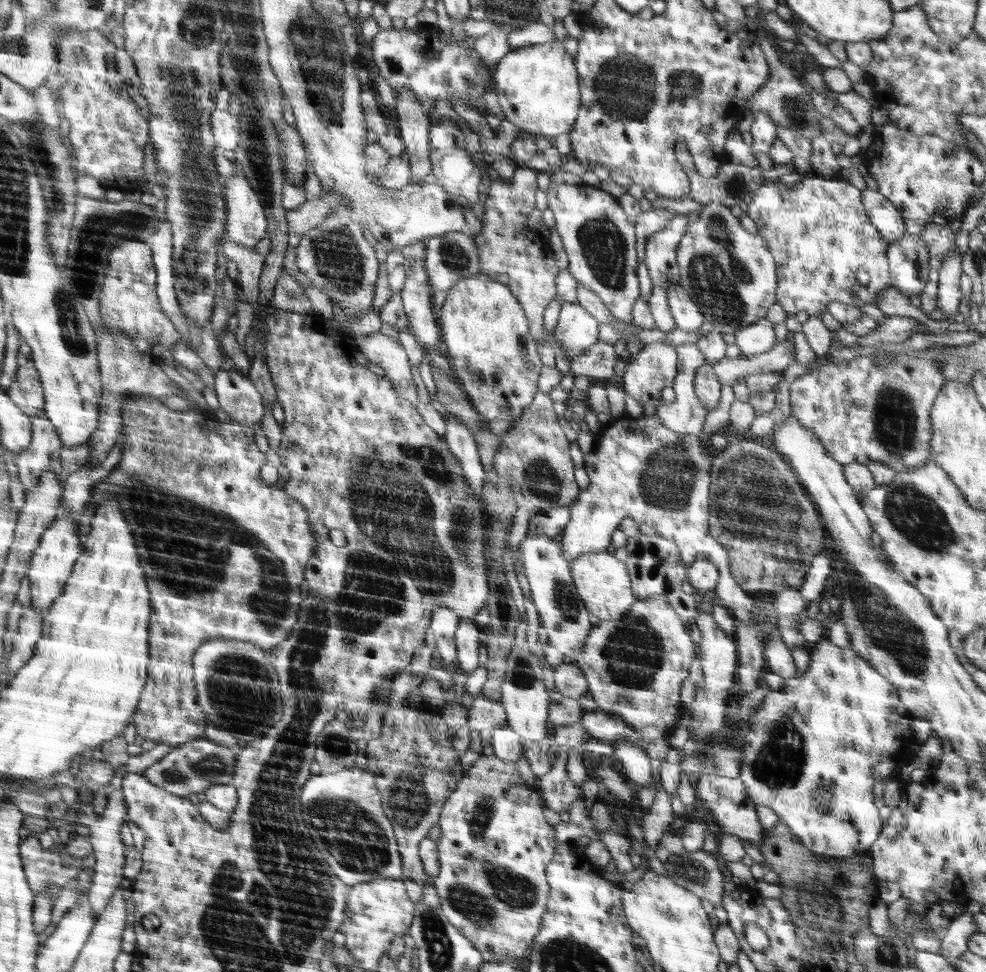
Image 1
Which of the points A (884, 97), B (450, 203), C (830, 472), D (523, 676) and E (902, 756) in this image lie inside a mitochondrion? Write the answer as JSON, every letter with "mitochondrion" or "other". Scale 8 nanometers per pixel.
{"A":"other","B":"other","C":"other","D":"mitochondrion","E":"other"}

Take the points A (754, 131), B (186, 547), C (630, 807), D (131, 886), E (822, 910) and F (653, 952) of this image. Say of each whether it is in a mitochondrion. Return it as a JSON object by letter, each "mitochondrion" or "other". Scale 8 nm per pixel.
{"A":"other","B":"mitochondrion","C":"other","D":"other","E":"mitochondrion","F":"other"}

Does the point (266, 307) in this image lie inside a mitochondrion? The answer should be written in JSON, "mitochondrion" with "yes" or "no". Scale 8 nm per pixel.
{"mitochondrion":"no"}

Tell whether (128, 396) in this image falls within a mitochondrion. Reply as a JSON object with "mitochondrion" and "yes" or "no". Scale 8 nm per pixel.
{"mitochondrion":"no"}

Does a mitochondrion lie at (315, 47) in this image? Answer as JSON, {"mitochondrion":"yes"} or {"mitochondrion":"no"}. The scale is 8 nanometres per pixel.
{"mitochondrion":"yes"}

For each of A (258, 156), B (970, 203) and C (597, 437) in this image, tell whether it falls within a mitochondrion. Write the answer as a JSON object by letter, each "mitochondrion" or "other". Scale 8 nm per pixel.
{"A":"mitochondrion","B":"other","C":"other"}

